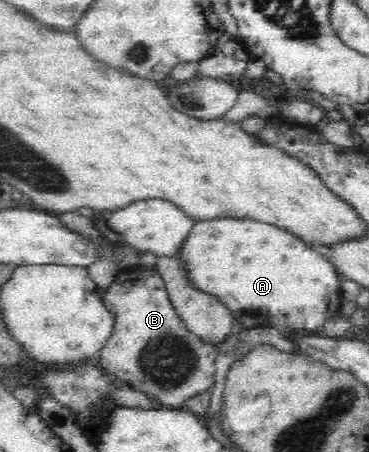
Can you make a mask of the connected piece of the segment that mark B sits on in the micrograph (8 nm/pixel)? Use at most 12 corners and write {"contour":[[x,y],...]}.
{"contour":[[155,270],[120,272],[100,366],[163,408],[214,387]]}

